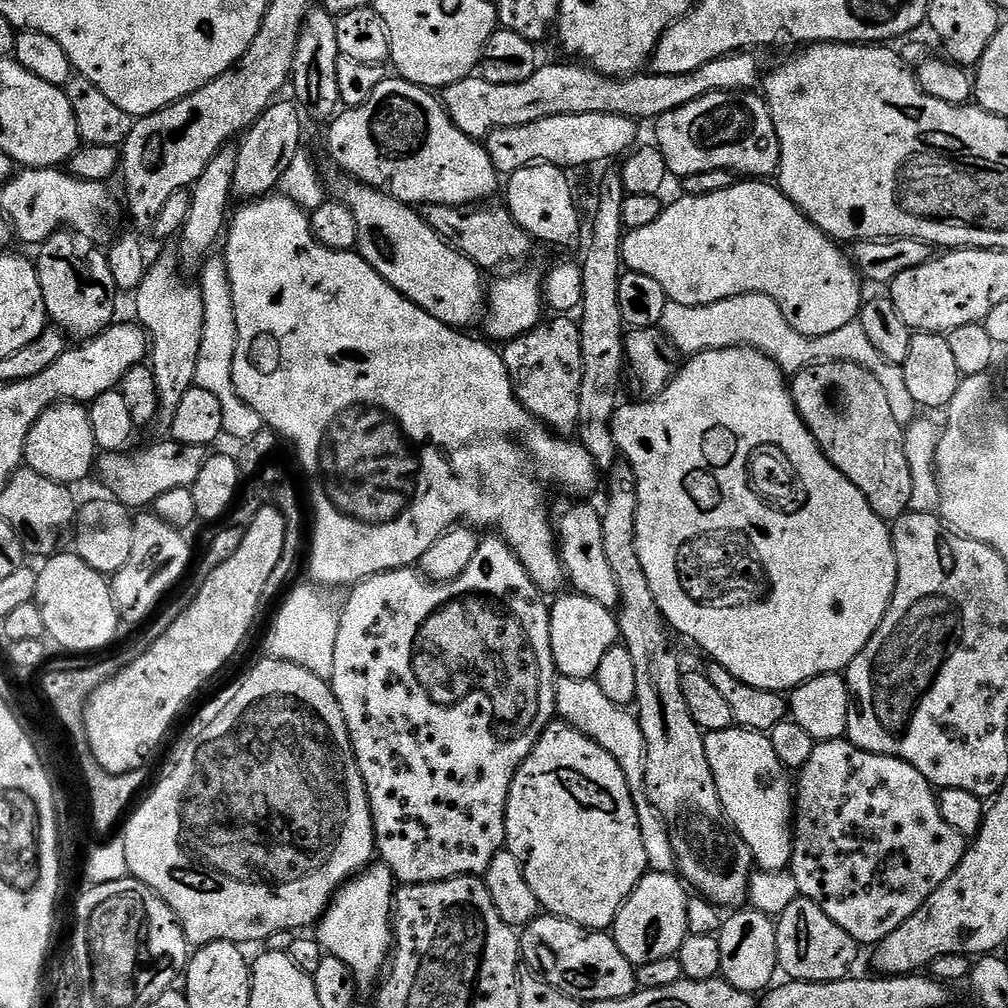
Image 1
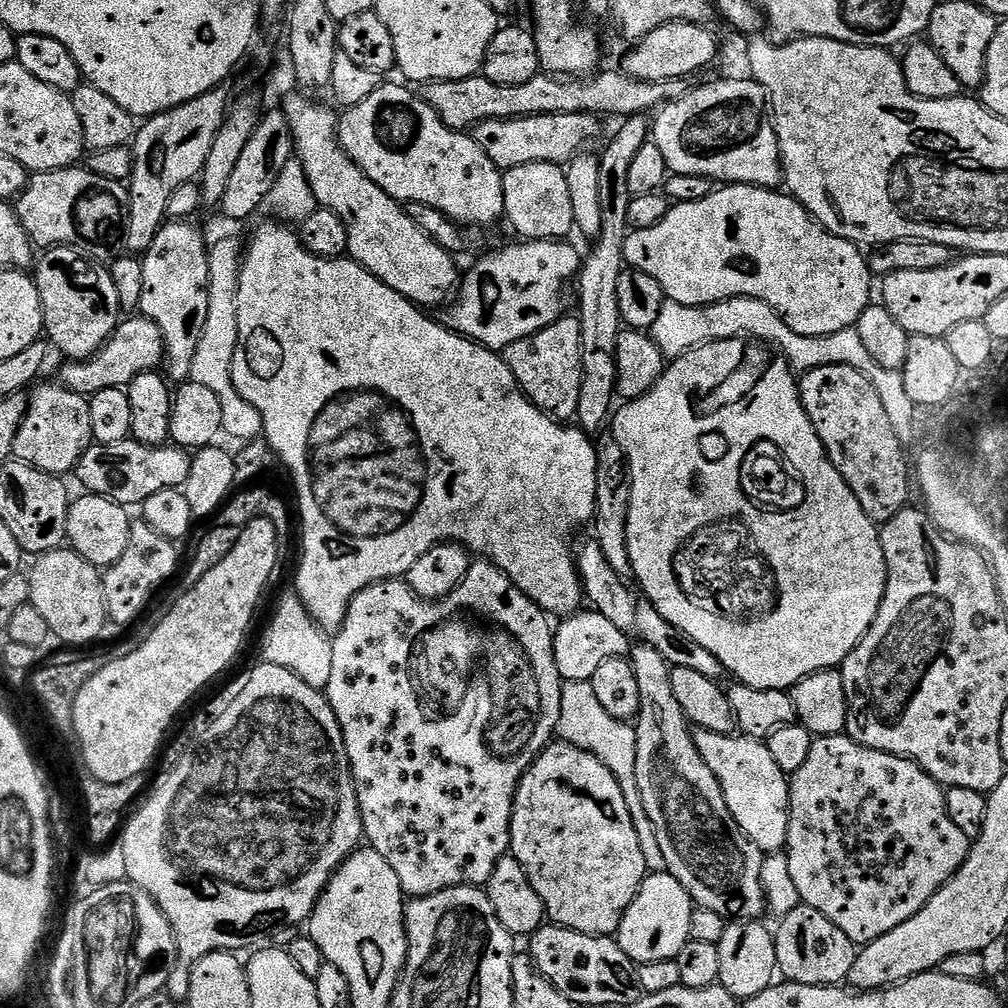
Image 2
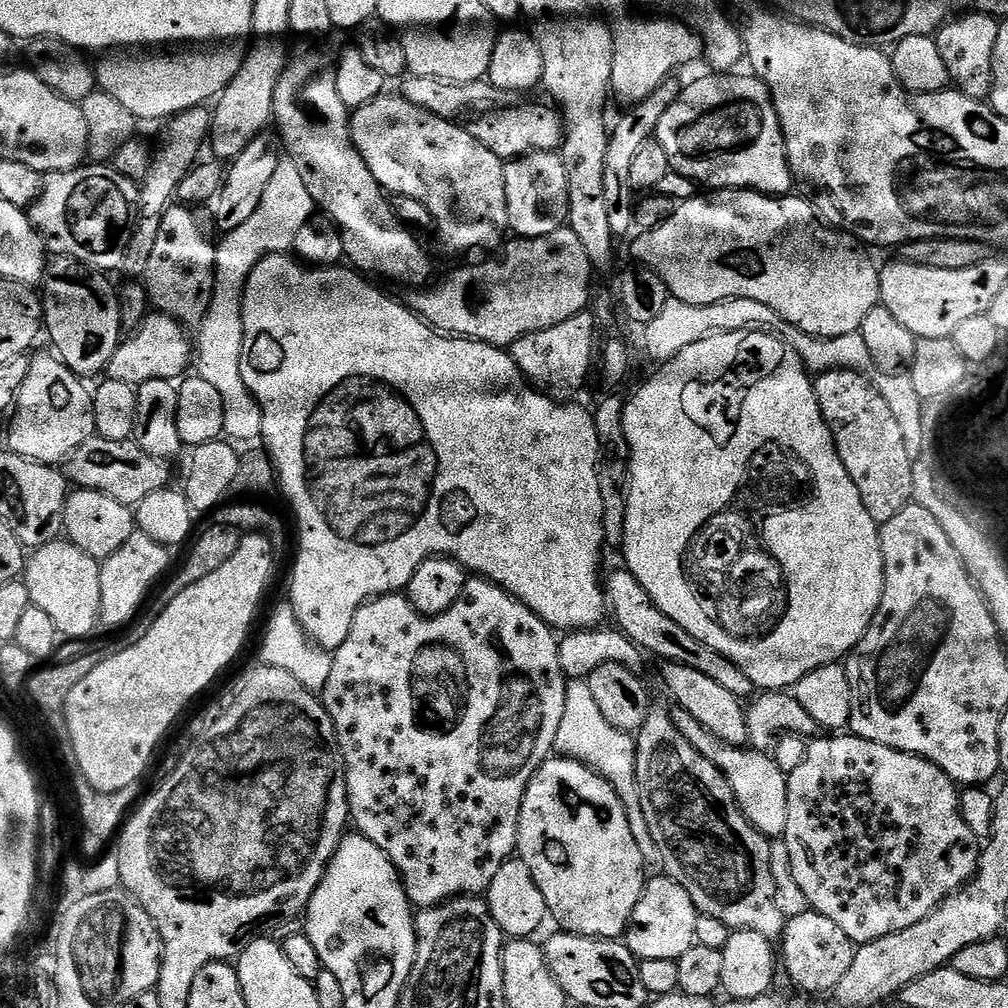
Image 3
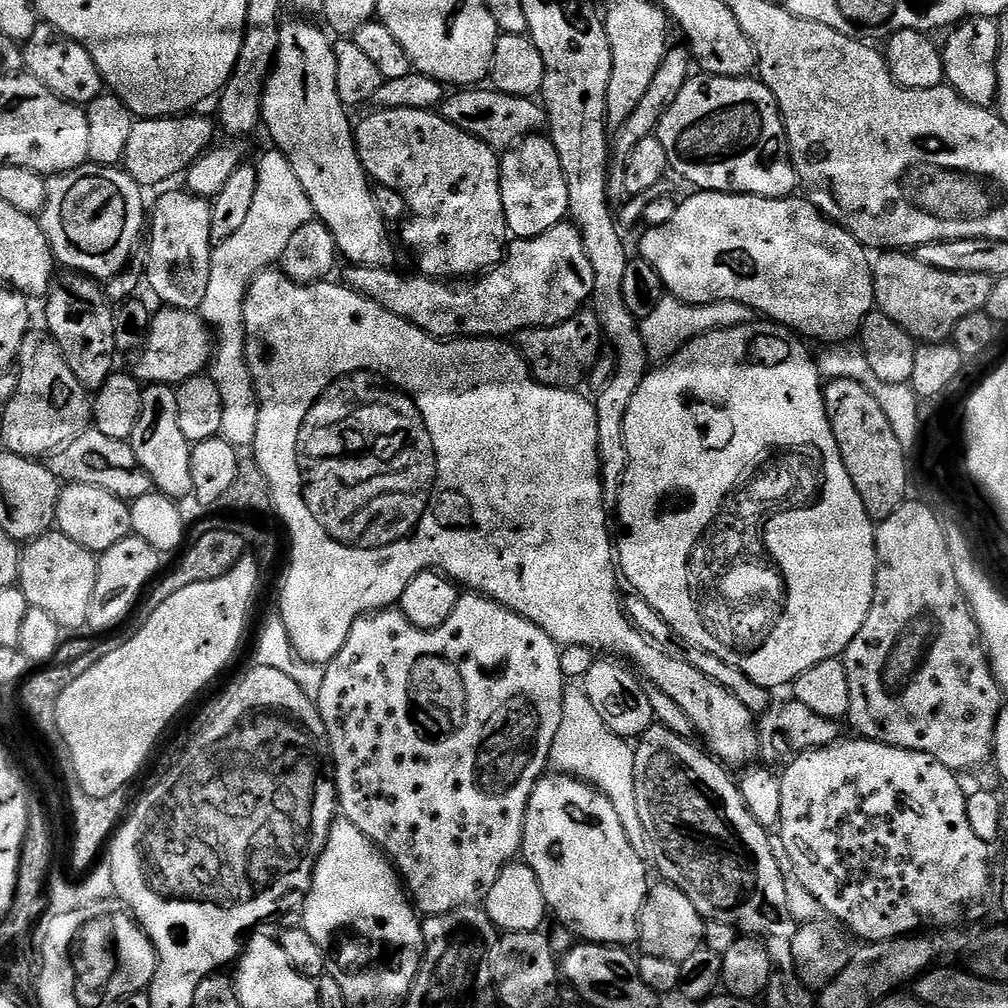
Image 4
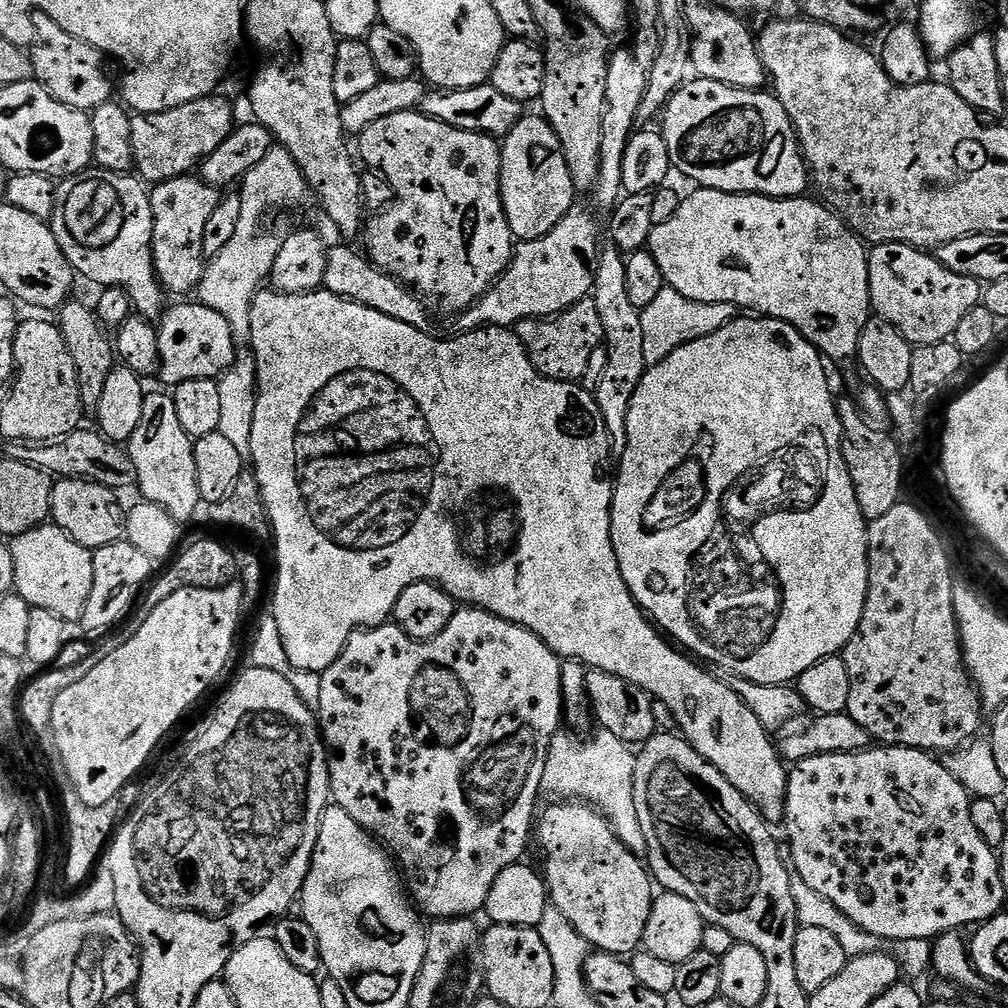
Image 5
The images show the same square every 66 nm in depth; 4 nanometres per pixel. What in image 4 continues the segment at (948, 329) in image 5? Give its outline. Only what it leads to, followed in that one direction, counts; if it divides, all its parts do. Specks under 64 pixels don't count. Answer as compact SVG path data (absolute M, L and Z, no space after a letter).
M888 250L883 253L884 256L880 261L875 261L872 270L872 281L874 282L874 290L876 291L876 304L878 305L879 311L885 312L890 319L894 322L898 322L898 326L902 326L906 329L909 334L912 335L917 341L920 342L944 342L951 337L952 333L955 332L958 322L962 322L962 318L966 318L970 314L975 312L982 312L987 309L988 299L990 298L990 290L994 283L993 277L987 276L986 274L962 274L961 272L943 272L942 270L934 270L930 266L926 266L922 262L918 262L915 255L909 254L904 250Z

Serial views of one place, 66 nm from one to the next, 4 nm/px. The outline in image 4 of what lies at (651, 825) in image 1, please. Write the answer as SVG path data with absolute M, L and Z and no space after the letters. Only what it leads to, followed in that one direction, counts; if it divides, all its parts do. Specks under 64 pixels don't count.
M576 682L569 683L564 689L562 722L558 726L558 734L554 734L554 746L548 755L551 767L565 776L587 780L603 796L610 798L626 830L626 838L636 845L638 854L645 861L652 862L656 858L656 847L654 842L650 842L650 834L646 834L646 826L642 826L642 818L638 814L638 790L634 782L635 757L635 747L625 737L614 734L606 722L602 722L590 698L586 698L583 687Z

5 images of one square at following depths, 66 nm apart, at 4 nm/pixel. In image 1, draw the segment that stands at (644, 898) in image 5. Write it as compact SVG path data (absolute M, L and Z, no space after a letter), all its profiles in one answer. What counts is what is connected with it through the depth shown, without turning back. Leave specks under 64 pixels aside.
M553 722L538 738L534 750L514 774L506 806L506 851L524 865L526 882L549 916L593 930L611 929L620 908L649 871L638 810L622 774L622 766L586 734L571 724Z

